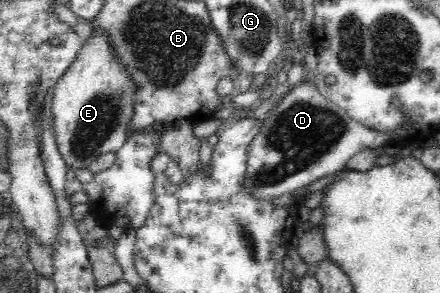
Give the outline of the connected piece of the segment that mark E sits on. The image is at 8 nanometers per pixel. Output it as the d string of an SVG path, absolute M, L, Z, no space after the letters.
M105 30L92 31L75 61L54 85L52 123L66 169L87 169L100 155L115 153L123 145L134 115L135 94L137 82L115 54L109 34Z

